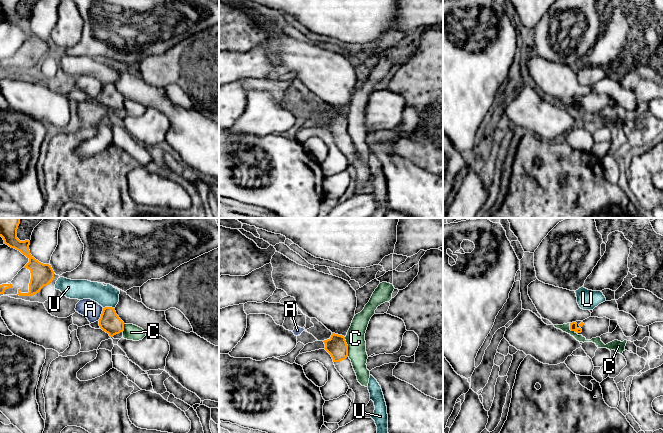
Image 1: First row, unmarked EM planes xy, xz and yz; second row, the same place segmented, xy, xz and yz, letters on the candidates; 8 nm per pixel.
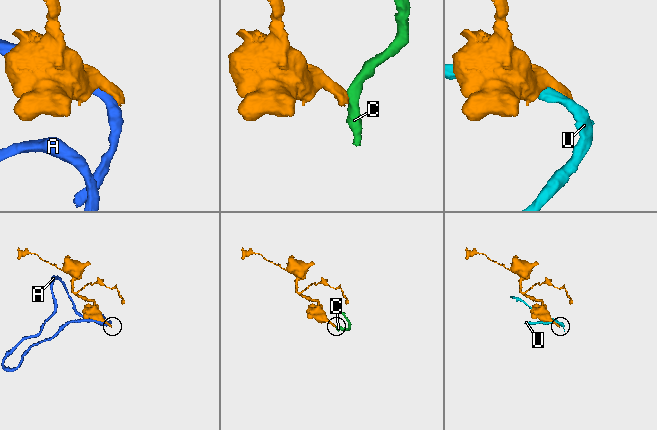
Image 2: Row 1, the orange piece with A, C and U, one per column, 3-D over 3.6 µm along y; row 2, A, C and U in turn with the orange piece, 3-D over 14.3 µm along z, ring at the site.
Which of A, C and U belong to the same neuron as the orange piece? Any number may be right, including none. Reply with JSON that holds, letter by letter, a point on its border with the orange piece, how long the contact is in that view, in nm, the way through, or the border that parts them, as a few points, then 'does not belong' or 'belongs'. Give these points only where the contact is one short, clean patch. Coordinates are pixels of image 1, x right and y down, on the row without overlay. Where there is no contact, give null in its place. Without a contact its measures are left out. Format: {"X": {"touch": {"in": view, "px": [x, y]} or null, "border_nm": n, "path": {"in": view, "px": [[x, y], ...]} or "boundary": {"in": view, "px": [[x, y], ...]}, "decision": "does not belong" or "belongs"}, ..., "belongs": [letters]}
{"A": {"touch": {"in": "xy", "px": [101, 90]}, "border_nm": 120, "decision": "does not belong"}, "C": {"touch": {"in": "xz", "px": [347, 122]}, "border_nm": 160, "boundary": {"in": "xz", "px": [[344, 113], [347, 119], [348, 131]]}, "decision": "does not belong"}, "U": {"touch": {"in": "xy", "px": [108, 83]}, "border_nm": 100, "decision": "does not belong"}, "belongs": []}

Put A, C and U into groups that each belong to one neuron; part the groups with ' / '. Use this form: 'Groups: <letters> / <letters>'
Groups: A U / C

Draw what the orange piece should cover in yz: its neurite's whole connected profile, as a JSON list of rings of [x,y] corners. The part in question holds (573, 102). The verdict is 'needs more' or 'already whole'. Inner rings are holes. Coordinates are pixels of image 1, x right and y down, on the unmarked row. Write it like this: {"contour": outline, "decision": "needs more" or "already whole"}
{"contour": [[[589,93],[583,97],[570,99],[570,106],[578,111],[582,111],[586,116],[600,113],[603,110],[609,109],[610,95],[603,93]]], "decision": "needs more"}

